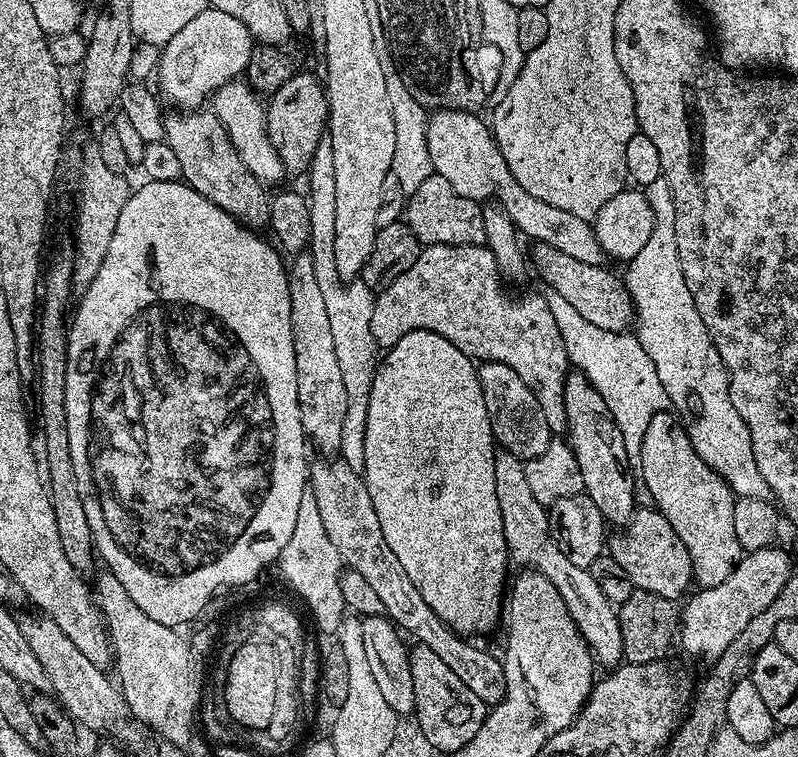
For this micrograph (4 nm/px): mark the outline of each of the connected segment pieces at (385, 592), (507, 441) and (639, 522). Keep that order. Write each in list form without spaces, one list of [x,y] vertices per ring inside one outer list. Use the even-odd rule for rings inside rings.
[[[342,458],[336,460],[320,460],[310,468],[310,491],[314,494],[314,502],[318,502],[318,514],[322,514],[322,523],[326,526],[326,534],[330,534],[330,542],[347,567],[358,570],[366,583],[378,594],[378,602],[388,618],[403,630],[409,637],[419,643],[430,646],[478,698],[489,706],[502,702],[509,695],[504,665],[499,655],[491,656],[480,648],[467,644],[467,639],[453,632],[447,624],[443,624],[426,606],[426,598],[418,594],[418,586],[410,582],[406,570],[402,570],[394,550],[386,546],[386,538],[382,538],[382,526],[378,523],[378,514],[374,514],[374,502],[370,498],[370,490],[366,486],[361,473],[350,470],[350,466]]]
[[[497,360],[481,363],[478,371],[495,439],[507,451],[513,452],[515,456],[525,461],[534,460],[542,455],[551,439],[552,432],[546,422],[544,407],[532,393],[530,386],[526,386],[526,382],[522,382],[522,378],[518,378],[518,374],[514,374],[510,366],[500,364]]]
[[[656,506],[637,507],[628,521],[619,530],[613,531],[607,541],[607,551],[630,574],[633,585],[647,592],[658,594],[667,600],[676,600],[689,591],[688,584],[693,583],[690,554],[678,538],[674,526],[661,514]],[[685,591],[685,592],[684,592]],[[684,592],[684,593],[683,593]]]

